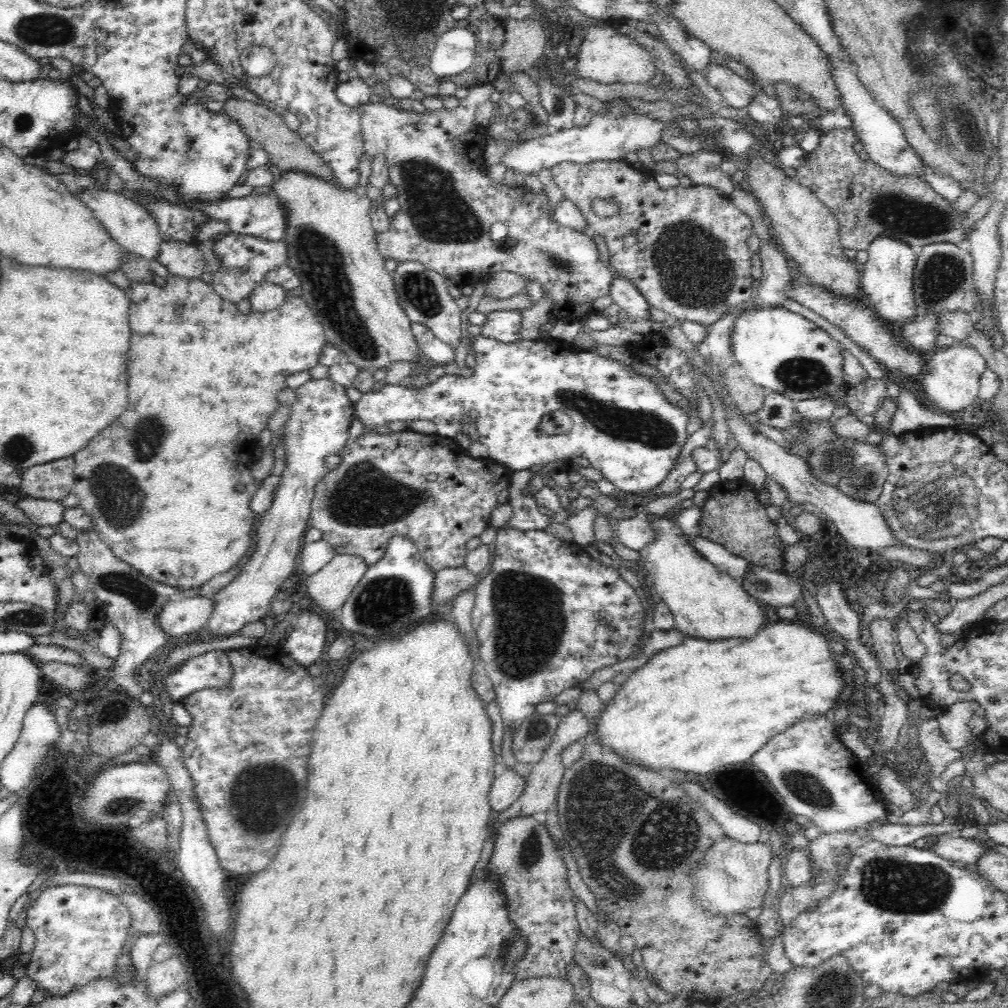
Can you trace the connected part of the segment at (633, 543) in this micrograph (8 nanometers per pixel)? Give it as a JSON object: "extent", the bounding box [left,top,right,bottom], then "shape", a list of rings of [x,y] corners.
{"extent":[617,507,656,552],"shape":[[[639,507],[638,513],[628,520],[620,520],[617,528],[618,540],[628,548],[640,552],[652,539],[656,538],[650,525],[649,515]]]}

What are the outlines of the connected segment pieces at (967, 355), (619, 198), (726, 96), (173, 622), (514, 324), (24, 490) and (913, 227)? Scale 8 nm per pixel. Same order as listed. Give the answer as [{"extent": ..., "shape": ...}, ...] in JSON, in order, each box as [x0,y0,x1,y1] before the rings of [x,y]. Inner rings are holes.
[{"extent":[921,341,986,415],"shape":[[[955,341],[946,350],[937,349],[932,352],[926,364],[926,374],[921,378],[922,391],[928,400],[944,411],[944,415],[964,415],[968,409],[973,408],[979,396],[980,374],[986,369],[986,359],[974,347],[967,342]]]},{"extent":[551,160,755,326],"shape":[[[597,160],[588,164],[561,162],[551,168],[551,176],[556,185],[558,185],[560,190],[564,193],[564,198],[572,201],[580,209],[590,228],[594,228],[595,232],[604,238],[604,242],[607,246],[605,253],[608,264],[616,269],[618,276],[633,283],[640,293],[642,293],[646,301],[648,301],[650,307],[656,308],[656,310],[662,310],[662,312],[668,312],[673,319],[692,320],[692,322],[698,322],[698,324],[712,326],[726,310],[731,307],[736,307],[744,301],[751,300],[755,290],[752,288],[752,258],[749,255],[750,250],[748,248],[748,242],[746,241],[751,234],[751,221],[744,212],[740,211],[732,203],[728,196],[722,197],[722,195],[718,194],[716,189],[703,185],[691,185],[688,188],[676,186],[676,188],[661,190],[656,182],[654,171],[639,169],[637,166],[633,166],[623,160]],[[594,198],[614,200],[618,205],[618,213],[611,217],[600,217],[596,215],[590,205],[590,202],[592,202]]]},{"extent":[706,64,754,108],"shape":[[[708,64],[706,80],[720,92],[724,105],[732,108],[746,108],[754,98],[754,87],[746,79],[734,73],[731,66]]]},{"extent":[156,595,214,637],"shape":[[[200,595],[181,596],[162,606],[156,621],[171,637],[182,637],[201,628],[206,629],[212,610],[214,598],[204,598]]]},{"extent":[481,309,522,344],"shape":[[[522,309],[498,310],[486,314],[486,320],[481,326],[481,335],[504,344],[520,341],[522,312]]]},{"extent":[18,457,74,502],"shape":[[[72,457],[35,465],[23,471],[18,492],[23,498],[61,502],[72,493],[74,469]]]},{"extent":[795,128,971,256],"shape":[[[836,128],[828,132],[819,132],[819,142],[814,152],[807,153],[804,164],[798,168],[795,177],[802,186],[806,186],[818,199],[832,211],[839,224],[839,241],[842,248],[853,254],[858,250],[867,250],[876,236],[888,236],[905,242],[918,256],[924,246],[937,242],[951,242],[964,245],[963,240],[971,234],[964,231],[964,218],[967,211],[954,209],[954,203],[939,196],[930,184],[912,175],[896,175],[874,162],[861,161],[852,145],[856,140],[850,128]]]}]

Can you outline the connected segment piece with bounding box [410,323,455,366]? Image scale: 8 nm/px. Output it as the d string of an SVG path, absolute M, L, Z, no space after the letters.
M411 323L410 329L414 333L414 339L420 347L420 351L428 357L431 364L447 365L454 361L455 348L442 342L432 331L422 323Z

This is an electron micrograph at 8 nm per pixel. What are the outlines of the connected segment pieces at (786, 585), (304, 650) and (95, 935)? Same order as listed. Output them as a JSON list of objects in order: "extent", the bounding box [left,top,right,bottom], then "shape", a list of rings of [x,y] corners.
[{"extent":[740,564,802,608],"shape":[[[750,564],[750,572],[740,580],[744,591],[756,600],[780,608],[801,601],[802,586],[785,572],[777,573],[764,566]]]},{"extent":[283,610,327,668],"shape":[[[302,610],[296,616],[293,631],[287,634],[283,649],[300,666],[310,668],[326,648],[327,624],[322,615]]]},{"extent":[21,884,131,997],"shape":[[[68,884],[38,892],[38,899],[21,921],[30,926],[36,937],[36,946],[31,950],[31,959],[24,968],[24,975],[38,981],[36,989],[42,988],[47,991],[47,996],[52,997],[68,994],[91,980],[114,977],[118,968],[116,960],[126,944],[131,920],[130,912],[119,898],[98,888]]]}]

